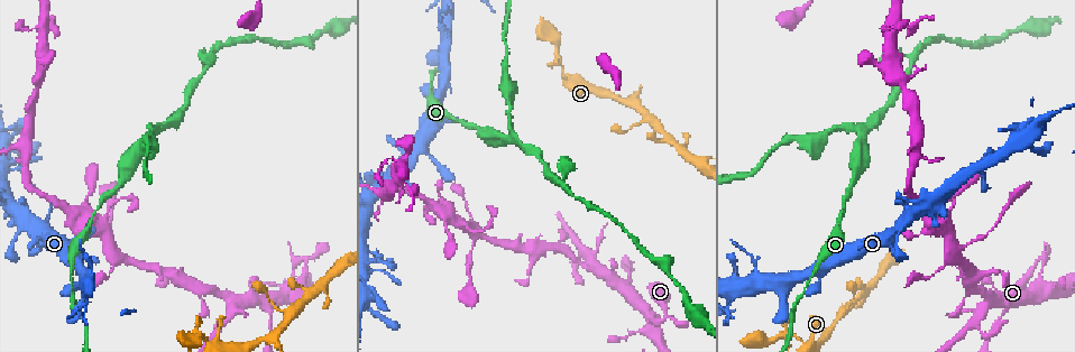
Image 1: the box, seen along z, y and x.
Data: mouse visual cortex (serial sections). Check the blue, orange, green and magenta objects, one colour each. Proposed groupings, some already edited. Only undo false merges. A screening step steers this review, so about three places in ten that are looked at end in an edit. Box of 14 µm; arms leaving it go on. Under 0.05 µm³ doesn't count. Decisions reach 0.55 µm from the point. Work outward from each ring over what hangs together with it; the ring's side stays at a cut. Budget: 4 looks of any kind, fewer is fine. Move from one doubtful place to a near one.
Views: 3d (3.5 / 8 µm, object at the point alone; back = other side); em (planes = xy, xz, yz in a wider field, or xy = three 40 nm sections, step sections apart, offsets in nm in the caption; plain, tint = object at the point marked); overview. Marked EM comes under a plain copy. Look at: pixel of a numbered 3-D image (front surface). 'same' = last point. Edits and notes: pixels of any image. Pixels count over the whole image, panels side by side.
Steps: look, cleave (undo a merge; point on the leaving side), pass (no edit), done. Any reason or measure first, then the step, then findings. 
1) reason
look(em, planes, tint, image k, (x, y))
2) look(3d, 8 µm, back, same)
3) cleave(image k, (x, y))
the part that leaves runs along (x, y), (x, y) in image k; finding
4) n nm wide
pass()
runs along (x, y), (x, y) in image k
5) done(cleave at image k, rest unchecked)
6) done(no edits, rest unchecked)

branch point
look(3d, 3.5 µm, image 1, (561, 61))

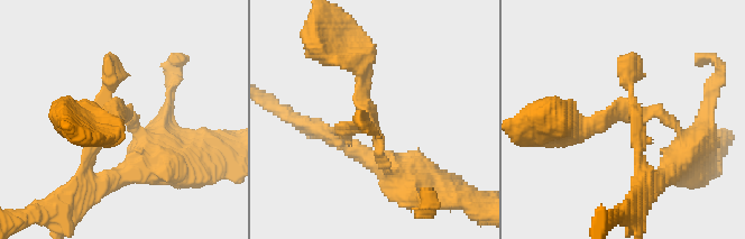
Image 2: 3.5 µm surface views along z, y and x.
pass()
runs along (395, 180), (382, 166), (353, 60) in image 2; one cell here

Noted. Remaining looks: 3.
abrupt turn
look(3d, 3.5 µm, back, image 1, (1038, 260))

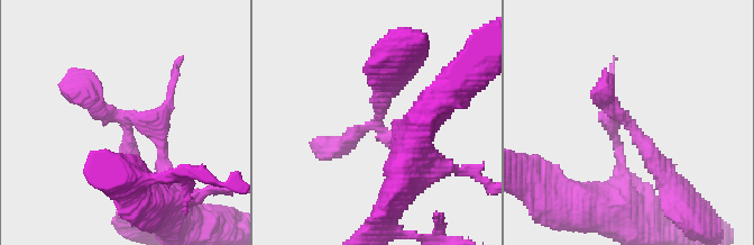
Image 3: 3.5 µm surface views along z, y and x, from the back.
now the EM
look(em, planes, tint, image 3, (381, 127))

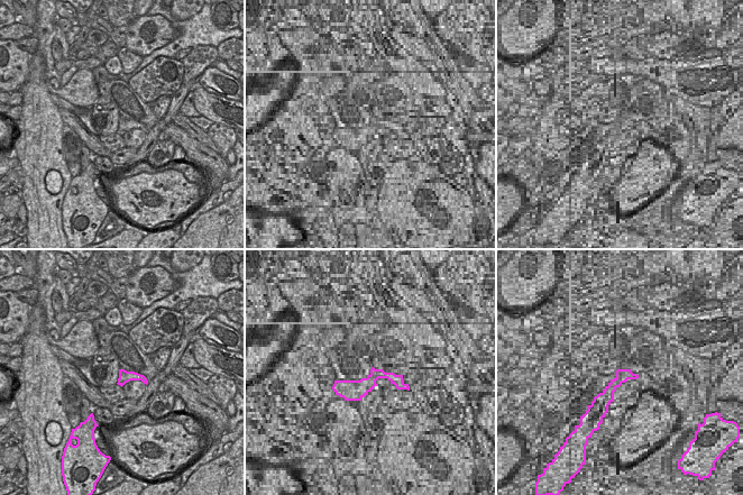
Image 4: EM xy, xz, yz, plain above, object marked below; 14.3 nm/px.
pass()
runs along (389, 82), (379, 128), (414, 128) in image 3; one cell here

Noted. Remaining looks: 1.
done(no edits, rest unchecked)

